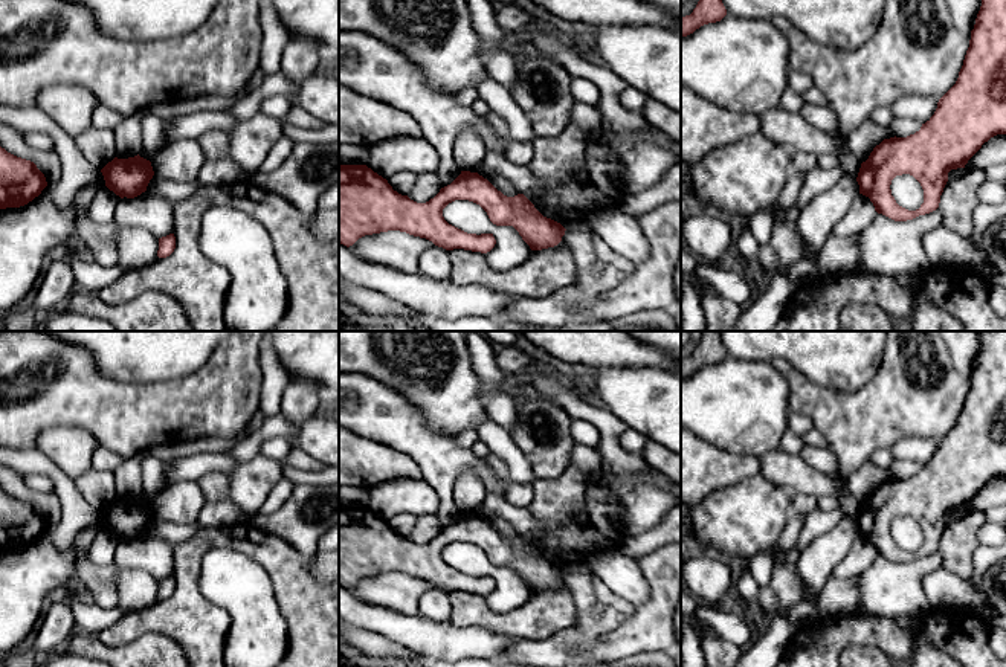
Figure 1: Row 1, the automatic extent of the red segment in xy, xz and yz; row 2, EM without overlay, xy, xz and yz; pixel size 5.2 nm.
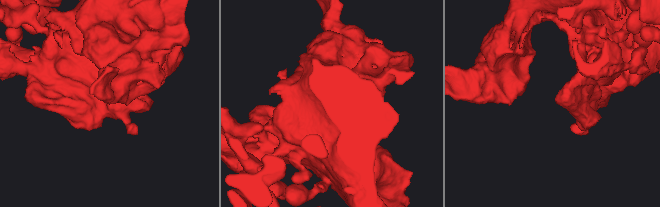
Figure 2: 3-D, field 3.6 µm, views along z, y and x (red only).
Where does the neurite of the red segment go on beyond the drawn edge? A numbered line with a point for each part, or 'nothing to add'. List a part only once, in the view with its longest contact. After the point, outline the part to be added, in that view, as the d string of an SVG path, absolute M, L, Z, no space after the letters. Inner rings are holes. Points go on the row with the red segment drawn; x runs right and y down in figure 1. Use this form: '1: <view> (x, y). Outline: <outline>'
nothing to add

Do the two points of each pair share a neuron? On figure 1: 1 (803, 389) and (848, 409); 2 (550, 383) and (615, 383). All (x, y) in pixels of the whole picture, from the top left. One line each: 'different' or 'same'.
1: same
2: different

